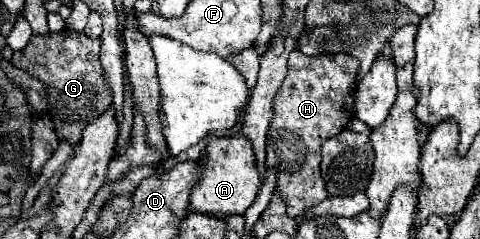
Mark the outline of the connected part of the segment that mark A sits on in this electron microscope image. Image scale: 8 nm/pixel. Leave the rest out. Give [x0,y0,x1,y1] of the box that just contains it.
[189,135,261,217]

